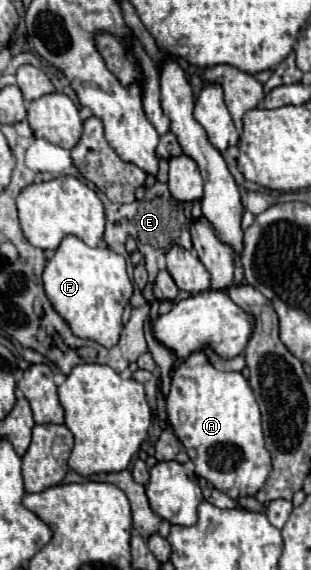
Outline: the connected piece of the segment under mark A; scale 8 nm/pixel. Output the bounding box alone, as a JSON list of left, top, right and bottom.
[167,352,271,498]

